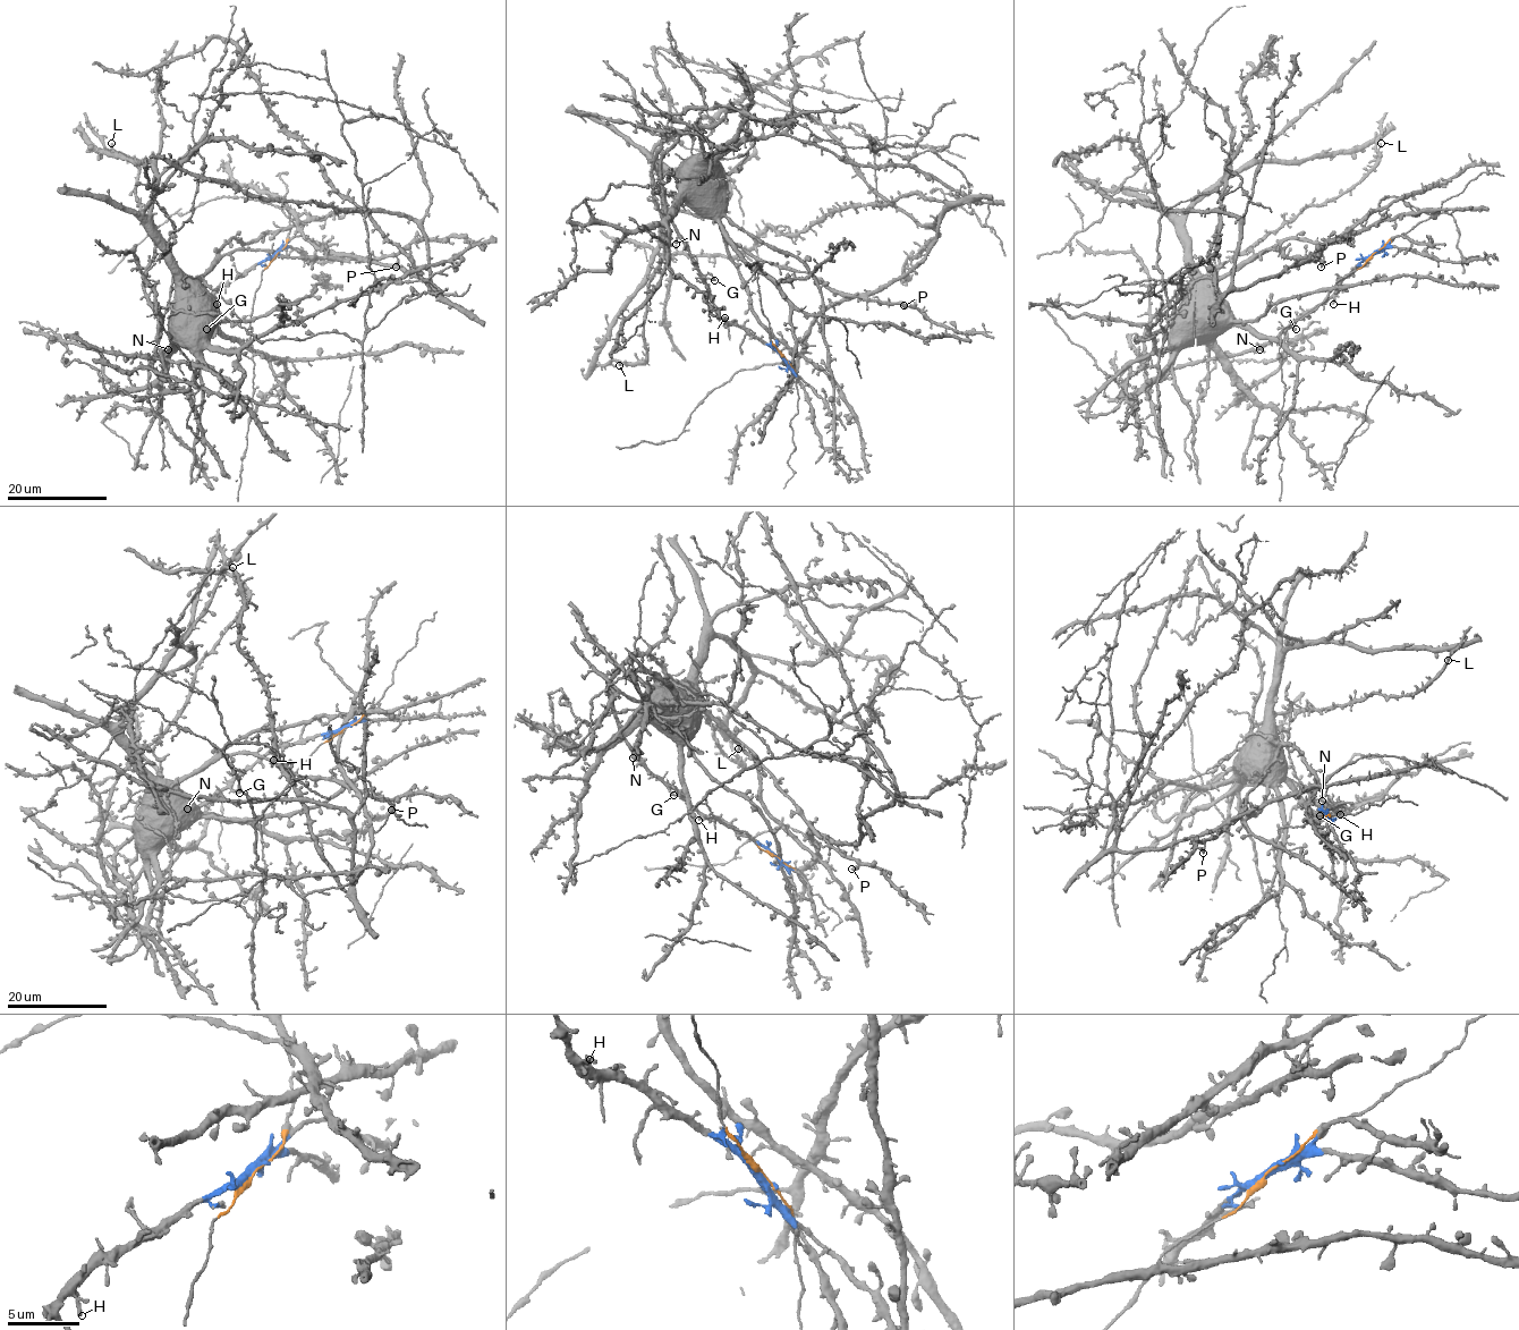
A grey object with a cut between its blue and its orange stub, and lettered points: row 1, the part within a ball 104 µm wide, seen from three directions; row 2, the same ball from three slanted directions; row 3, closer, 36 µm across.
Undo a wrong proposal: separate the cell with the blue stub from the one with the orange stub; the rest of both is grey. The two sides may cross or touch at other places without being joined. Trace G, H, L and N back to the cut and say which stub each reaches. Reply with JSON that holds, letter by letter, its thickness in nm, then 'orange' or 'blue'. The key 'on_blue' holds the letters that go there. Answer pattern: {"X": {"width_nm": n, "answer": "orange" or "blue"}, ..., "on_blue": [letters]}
{"G": {"width_nm": 320, "answer": "blue"}, "H": {"width_nm": 280, "answer": "blue"}, "L": {"width_nm": 320, "answer": "blue"}, "N": {"width_nm": 380, "answer": "blue"}, "on_blue": ["G", "H", "L", "N"]}

